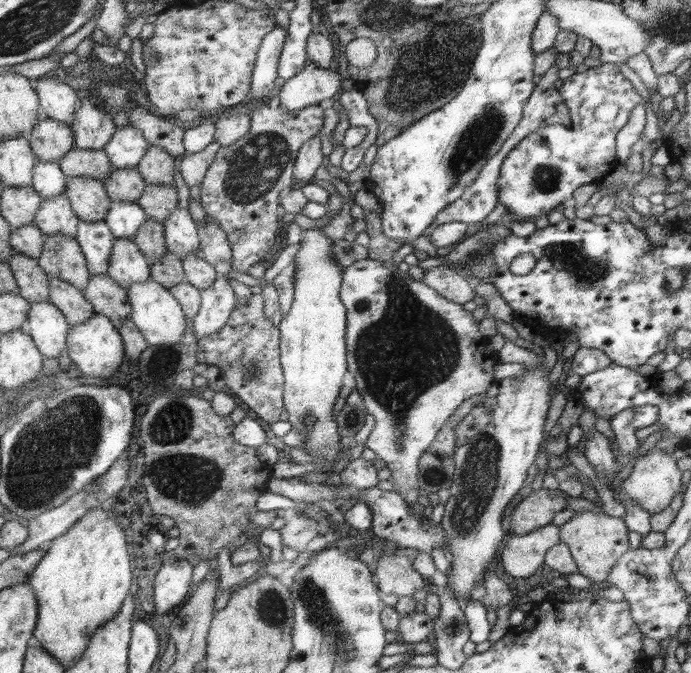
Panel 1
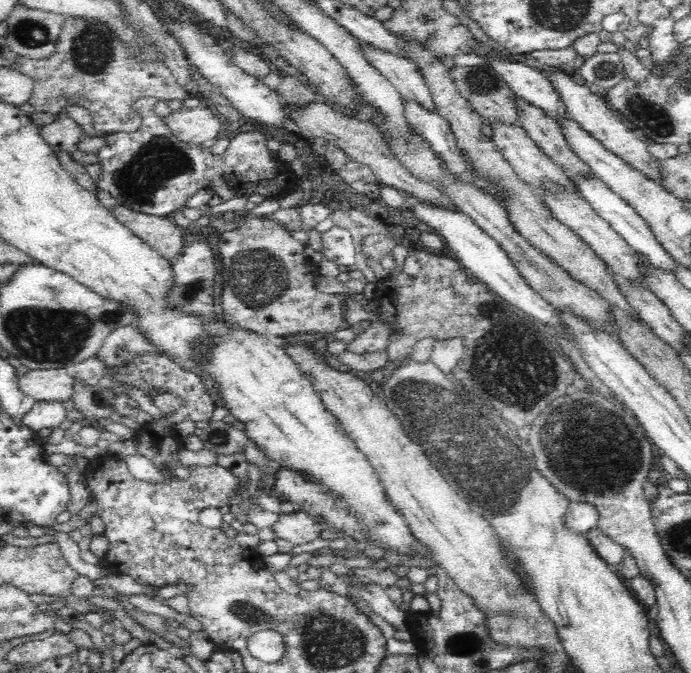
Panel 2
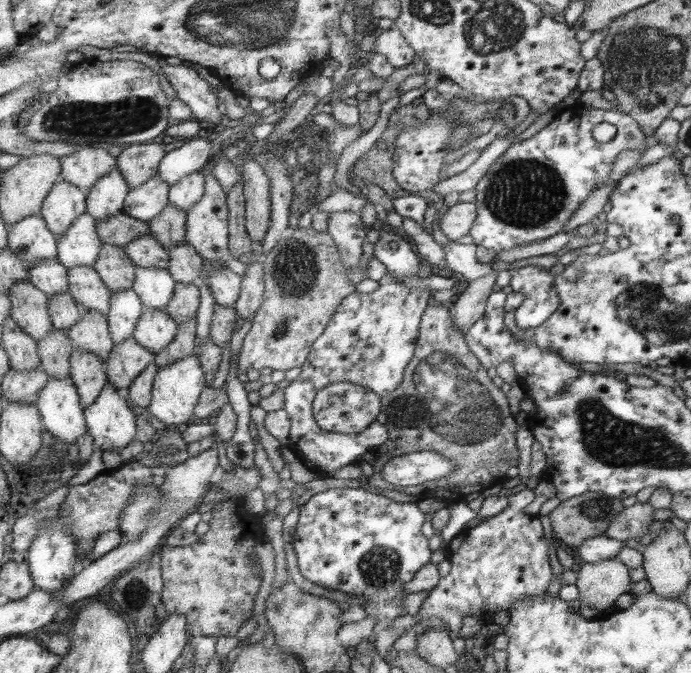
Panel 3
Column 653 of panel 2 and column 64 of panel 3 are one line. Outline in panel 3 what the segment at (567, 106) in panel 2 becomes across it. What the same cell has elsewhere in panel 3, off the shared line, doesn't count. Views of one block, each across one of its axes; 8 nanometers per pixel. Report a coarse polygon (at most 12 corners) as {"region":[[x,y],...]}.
{"region":[[105,146],[61,157],[62,182],[86,194],[117,165]]}

